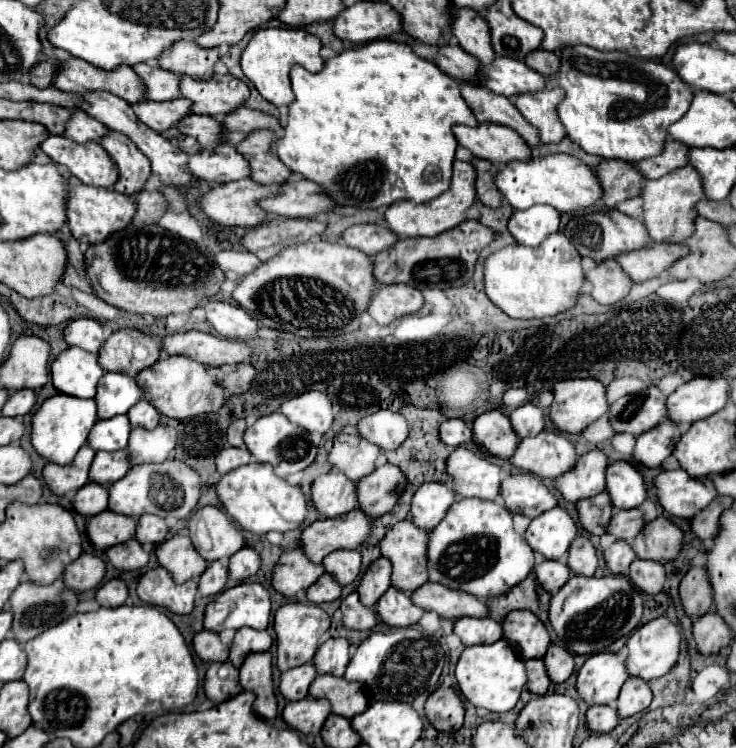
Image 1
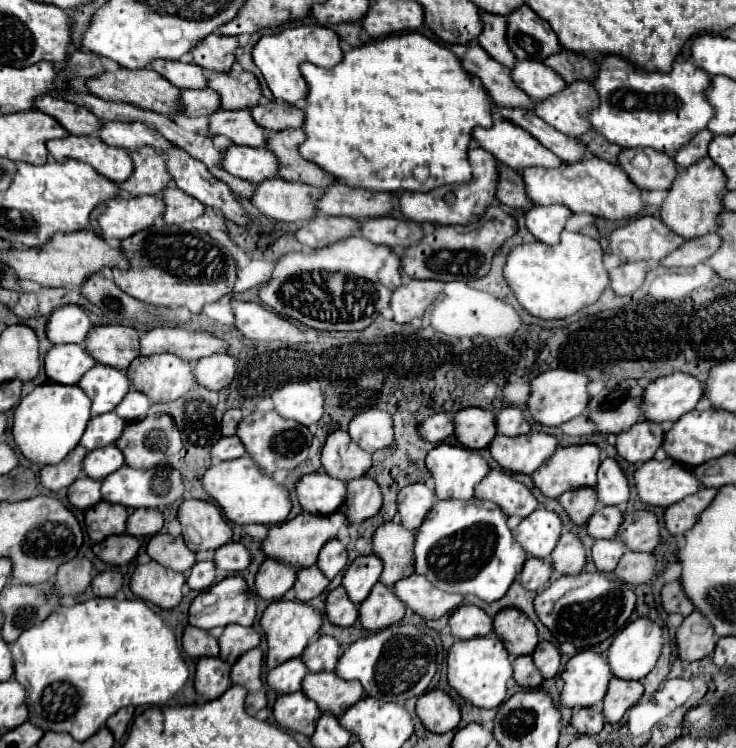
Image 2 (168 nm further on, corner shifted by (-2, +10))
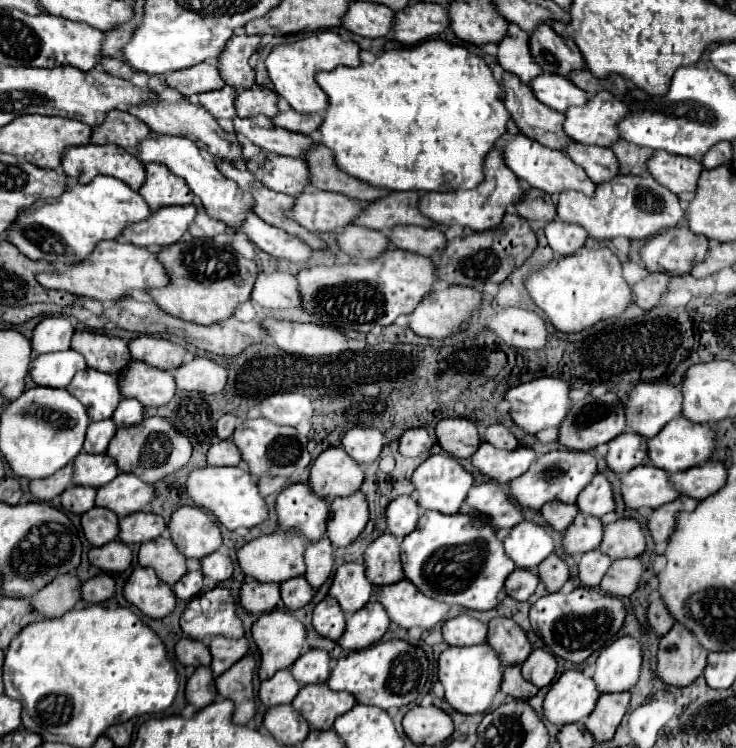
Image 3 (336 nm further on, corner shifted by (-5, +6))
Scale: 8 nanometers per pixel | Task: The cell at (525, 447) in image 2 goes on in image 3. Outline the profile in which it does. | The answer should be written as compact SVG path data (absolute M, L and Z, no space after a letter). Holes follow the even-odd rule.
M483 442L479 450L473 454L471 462L491 480L505 484L529 470L529 466L537 460L533 448L519 446L517 450L497 450L489 442Z

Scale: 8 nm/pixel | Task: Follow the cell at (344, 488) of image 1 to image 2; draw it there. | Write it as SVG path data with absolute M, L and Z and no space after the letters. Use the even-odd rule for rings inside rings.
M326 472L306 474L296 482L296 500L302 512L328 516L334 514L346 496L346 482L328 476Z

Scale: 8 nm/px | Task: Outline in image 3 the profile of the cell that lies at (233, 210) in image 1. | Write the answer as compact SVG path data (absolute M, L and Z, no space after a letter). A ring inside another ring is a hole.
M307 188L295 196L295 202L285 210L285 216L311 232L335 232L345 224L351 224L357 212L361 212L361 202L349 200L337 192Z

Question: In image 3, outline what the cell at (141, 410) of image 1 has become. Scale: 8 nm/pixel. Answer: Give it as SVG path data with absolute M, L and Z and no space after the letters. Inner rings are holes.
M123 398L121 404L117 406L117 412L113 414L113 422L123 428L123 426L135 426L145 420L145 408L139 400L133 398Z

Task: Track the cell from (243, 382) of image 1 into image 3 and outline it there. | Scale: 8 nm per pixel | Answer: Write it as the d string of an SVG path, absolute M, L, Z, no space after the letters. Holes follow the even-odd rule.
M193 358L175 370L177 388L195 390L201 394L223 392L227 378L229 378L227 368L209 358Z

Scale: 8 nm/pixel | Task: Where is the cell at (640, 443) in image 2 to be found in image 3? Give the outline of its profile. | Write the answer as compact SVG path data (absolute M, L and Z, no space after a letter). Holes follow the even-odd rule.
M623 432L617 440L611 440L607 452L607 464L613 472L625 474L637 464L645 464L649 458L647 440L635 432Z

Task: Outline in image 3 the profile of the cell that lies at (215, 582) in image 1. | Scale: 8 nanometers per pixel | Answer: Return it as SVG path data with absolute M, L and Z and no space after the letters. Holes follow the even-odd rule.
M201 570L187 572L187 574L173 586L177 598L181 598L181 600L191 600L191 598L195 598L195 596L201 592L201 588L203 588L203 572L201 572Z

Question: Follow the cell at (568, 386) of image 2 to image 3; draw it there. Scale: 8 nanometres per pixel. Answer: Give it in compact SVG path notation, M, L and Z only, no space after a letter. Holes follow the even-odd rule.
M543 376L543 378L535 378L531 382L519 384L511 390L507 390L505 398L511 402L511 418L513 422L523 428L529 434L537 434L539 430L545 428L553 428L559 426L565 416L571 410L571 396L569 396L571 388L565 380L561 378L551 378L551 376Z

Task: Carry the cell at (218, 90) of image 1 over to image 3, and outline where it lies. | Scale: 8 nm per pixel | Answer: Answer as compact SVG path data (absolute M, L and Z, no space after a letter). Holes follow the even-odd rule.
M255 86L247 90L237 90L235 98L235 110L241 118L251 118L257 114L263 114L267 118L273 118L277 114L277 94L269 88Z

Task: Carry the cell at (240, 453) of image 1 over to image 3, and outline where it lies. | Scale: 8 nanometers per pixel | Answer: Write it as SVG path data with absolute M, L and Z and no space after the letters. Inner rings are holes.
M231 438L213 444L207 452L209 466L237 466L239 462L241 462L241 452Z

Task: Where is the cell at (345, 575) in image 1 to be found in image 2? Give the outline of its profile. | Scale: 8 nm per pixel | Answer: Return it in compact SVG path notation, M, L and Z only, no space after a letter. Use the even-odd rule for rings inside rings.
M336 538L330 540L330 544L322 546L322 552L318 556L318 562L316 566L320 568L320 572L332 580L340 570L344 570L348 564L348 558L346 558L346 546L342 542L338 542Z

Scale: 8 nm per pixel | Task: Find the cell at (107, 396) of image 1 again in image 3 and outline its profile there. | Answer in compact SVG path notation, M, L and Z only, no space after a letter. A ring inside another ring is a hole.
M93 368L77 372L67 390L73 392L73 396L81 400L81 404L85 404L91 422L111 418L123 398L117 376Z

